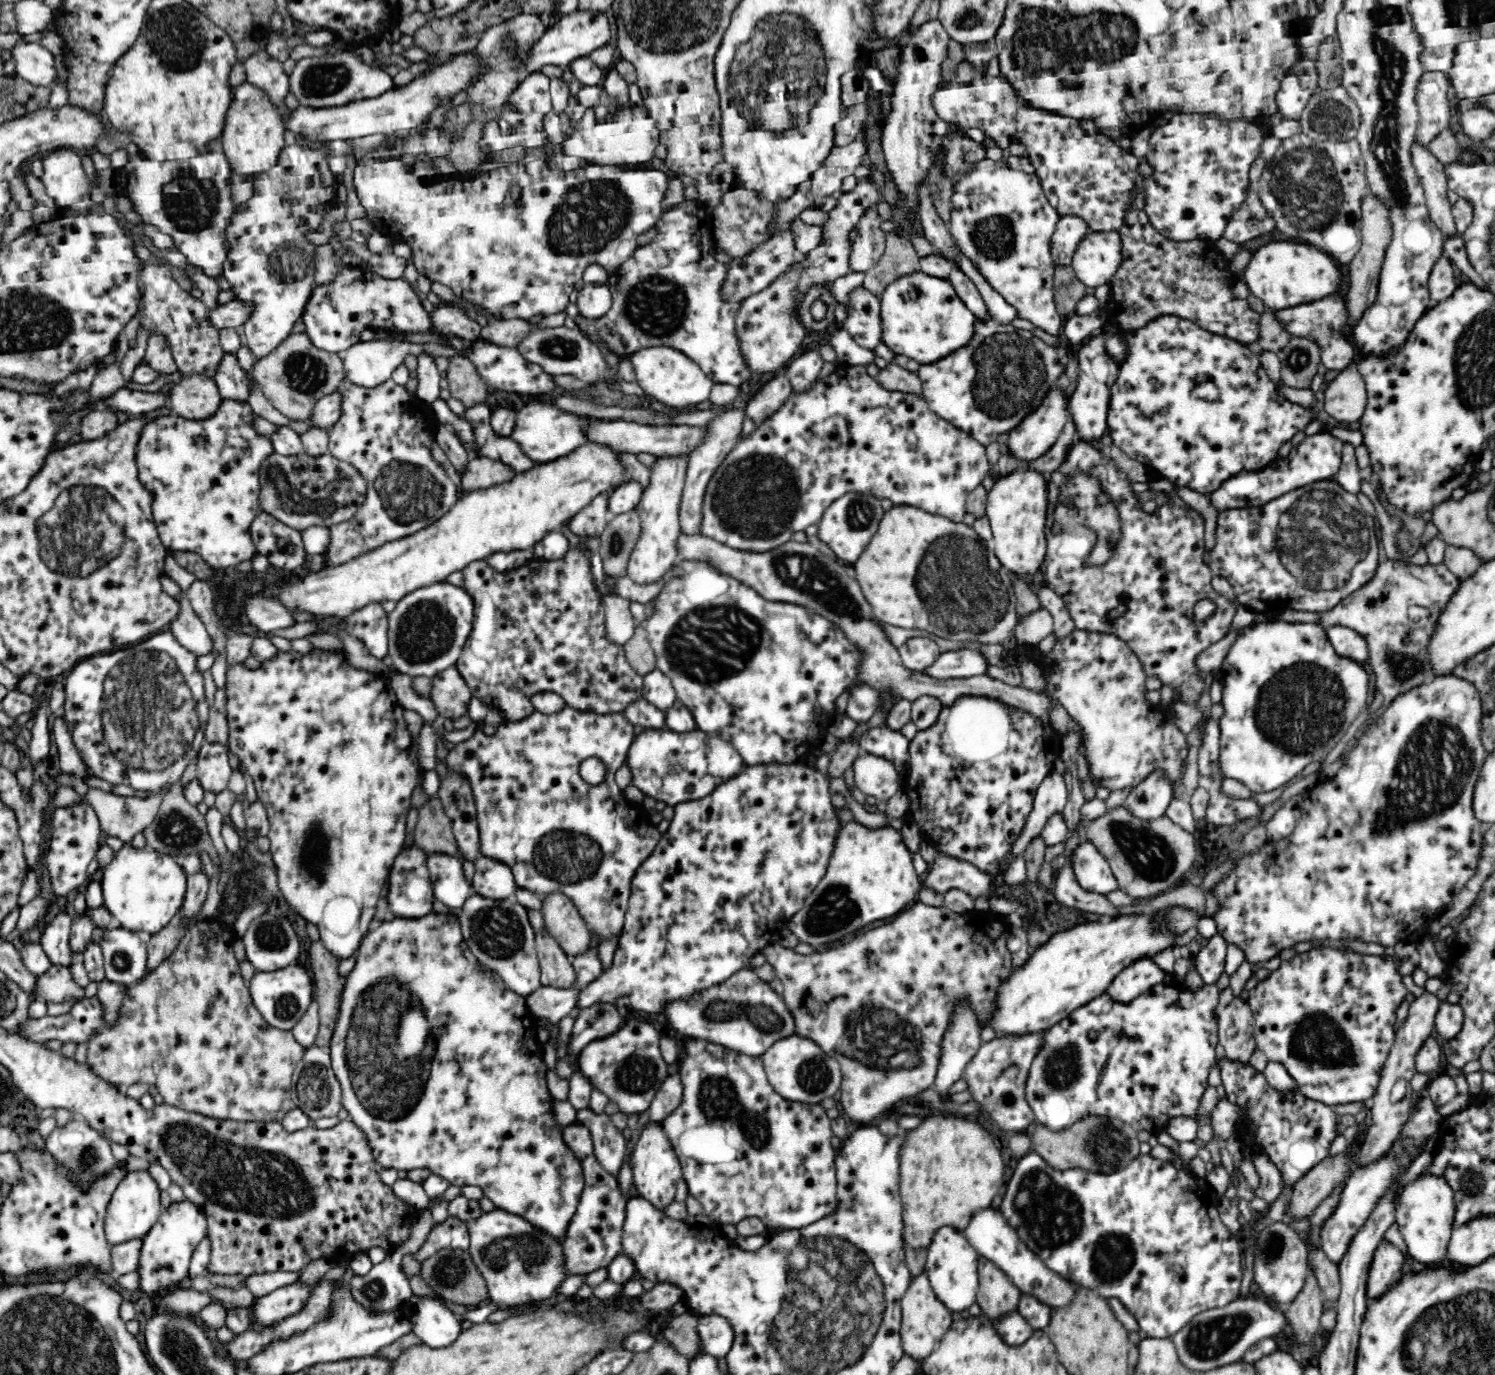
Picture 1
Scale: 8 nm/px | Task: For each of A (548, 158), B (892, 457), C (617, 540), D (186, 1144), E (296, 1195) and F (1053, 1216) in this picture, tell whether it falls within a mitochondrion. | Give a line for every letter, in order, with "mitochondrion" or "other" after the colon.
A: other
B: other
C: mitochondrion
D: mitochondrion
E: other
F: mitochondrion

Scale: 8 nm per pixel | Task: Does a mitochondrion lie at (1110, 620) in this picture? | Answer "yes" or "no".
no

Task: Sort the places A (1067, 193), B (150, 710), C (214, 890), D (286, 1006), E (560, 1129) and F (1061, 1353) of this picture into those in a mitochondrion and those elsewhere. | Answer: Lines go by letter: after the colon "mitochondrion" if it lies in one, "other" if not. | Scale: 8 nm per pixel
A: other
B: mitochondrion
C: other
D: mitochondrion
E: other
F: other

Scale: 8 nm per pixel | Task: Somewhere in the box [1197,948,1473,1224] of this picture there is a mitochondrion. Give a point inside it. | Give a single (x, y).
(1334, 1057)

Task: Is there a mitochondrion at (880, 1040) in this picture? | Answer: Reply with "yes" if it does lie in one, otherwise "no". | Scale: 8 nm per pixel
yes

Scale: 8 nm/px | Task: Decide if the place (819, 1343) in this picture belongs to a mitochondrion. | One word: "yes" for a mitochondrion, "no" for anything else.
yes

